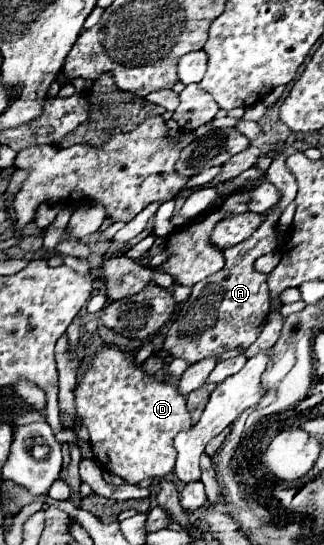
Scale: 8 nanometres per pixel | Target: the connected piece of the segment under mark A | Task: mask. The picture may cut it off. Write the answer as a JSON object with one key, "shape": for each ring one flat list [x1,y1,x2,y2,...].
{"shape":[[277,146,275,158,265,172,265,178,283,194,275,210,271,210,263,222,263,226,239,246,227,248,225,258,227,264,223,270,219,270,213,276,207,276,203,282,197,282,193,286,193,294,185,304,179,306,177,316,169,328,169,334,165,338,163,348,171,352,175,358,183,358,189,364,195,364,209,356,219,356,227,350,235,348,249,348,257,336,261,334,267,314,269,314,269,288,267,288,267,274,261,274,253,268,255,260,263,254,269,254,277,248,275,242,275,230,273,224,279,220,281,212,287,208,289,202,295,200,297,194,297,182,291,170,285,166,287,156,283,154,283,148]]}

